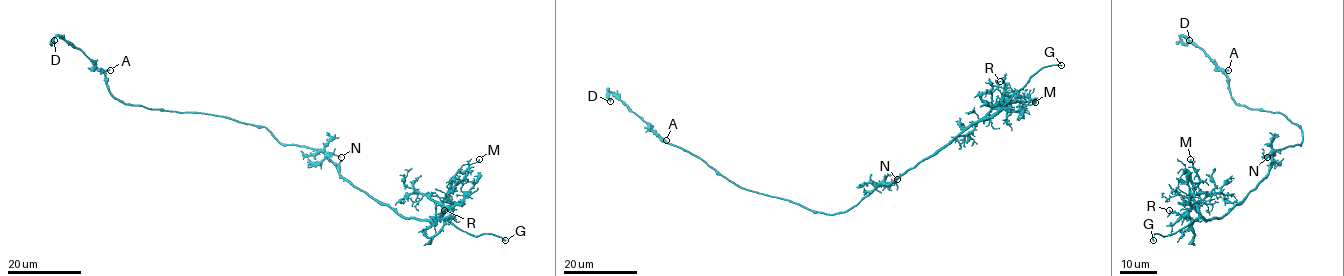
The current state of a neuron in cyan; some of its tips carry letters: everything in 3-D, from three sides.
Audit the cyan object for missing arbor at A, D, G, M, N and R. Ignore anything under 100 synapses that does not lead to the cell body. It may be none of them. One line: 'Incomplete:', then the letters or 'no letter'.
Incomplete: G

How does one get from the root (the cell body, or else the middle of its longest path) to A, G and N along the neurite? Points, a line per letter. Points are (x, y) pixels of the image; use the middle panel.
A: (834, 214), (813, 212), (783, 199), (741, 188), (700, 159), (666, 140)
G: (834, 214), (853, 208), (878, 185), (889, 185), (948, 145), (972, 124), (992, 117), (1042, 68), (1061, 65)
N: (834, 214), (848, 211), (880, 185), (897, 179)

